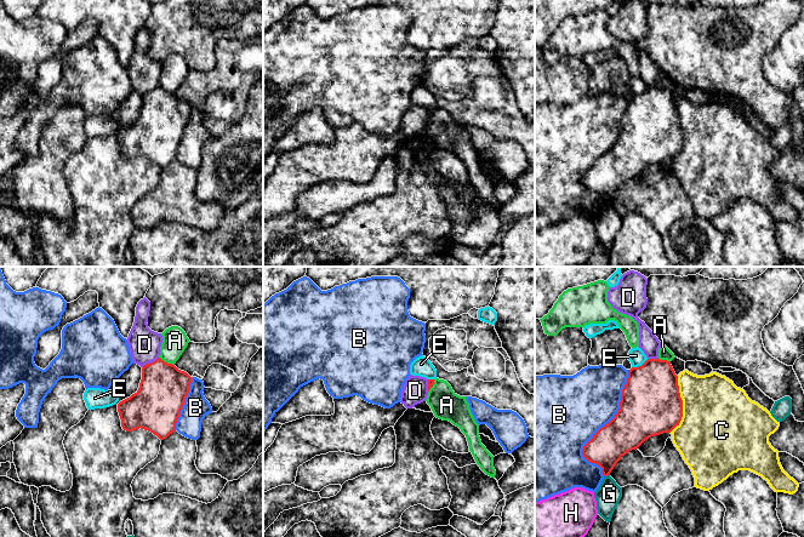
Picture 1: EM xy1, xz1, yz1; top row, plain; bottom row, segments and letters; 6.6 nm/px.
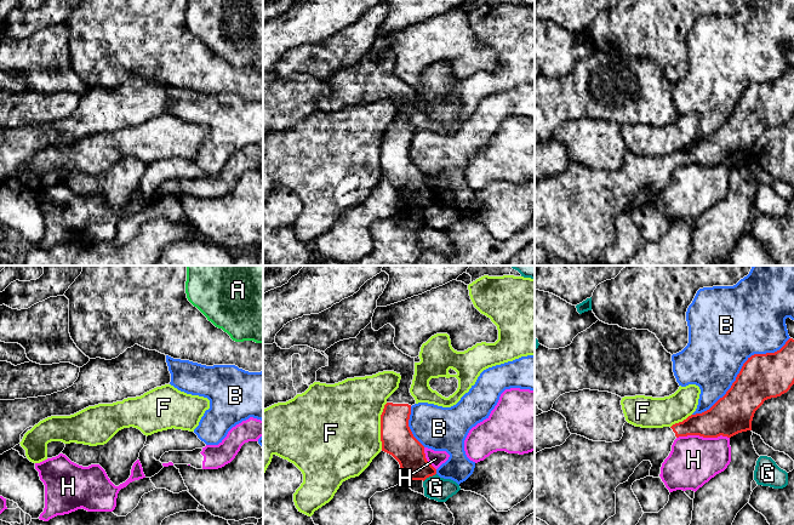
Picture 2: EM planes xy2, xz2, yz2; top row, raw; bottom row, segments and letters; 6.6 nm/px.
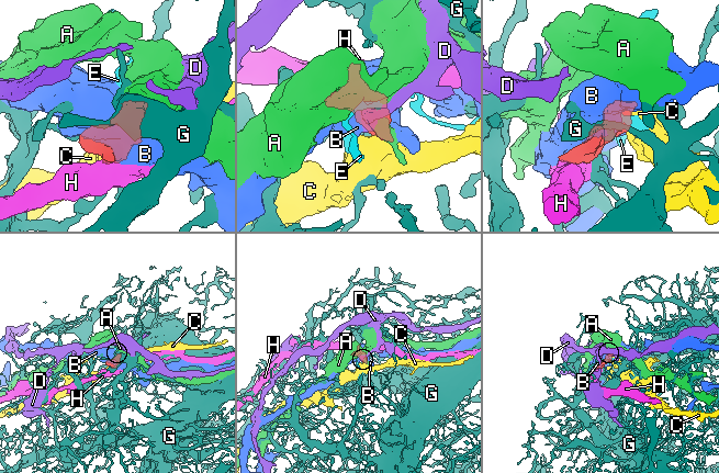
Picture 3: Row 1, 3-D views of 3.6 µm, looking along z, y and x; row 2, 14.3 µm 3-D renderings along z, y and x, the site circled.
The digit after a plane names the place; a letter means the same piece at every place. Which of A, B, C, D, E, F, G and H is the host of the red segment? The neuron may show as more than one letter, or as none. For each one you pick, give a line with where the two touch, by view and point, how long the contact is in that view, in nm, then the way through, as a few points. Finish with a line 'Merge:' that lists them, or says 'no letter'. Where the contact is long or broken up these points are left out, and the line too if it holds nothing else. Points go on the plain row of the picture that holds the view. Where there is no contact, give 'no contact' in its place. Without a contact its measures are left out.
Merge: no letter

